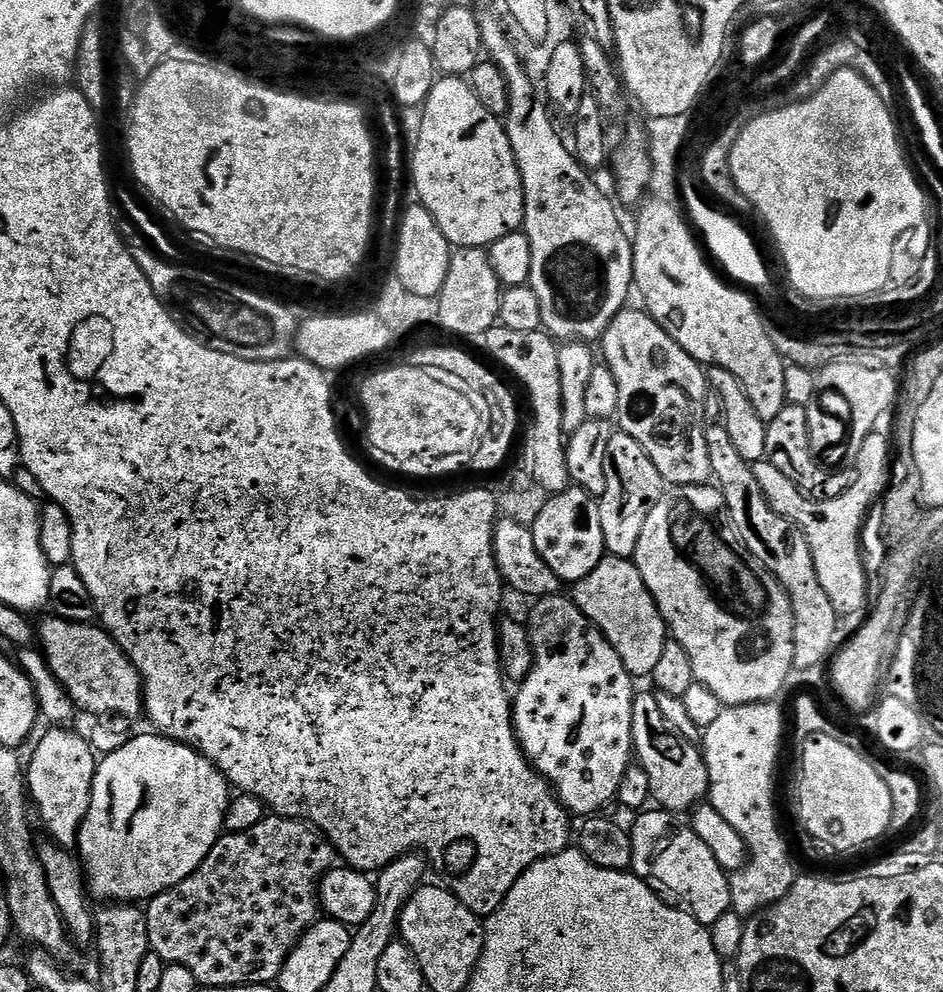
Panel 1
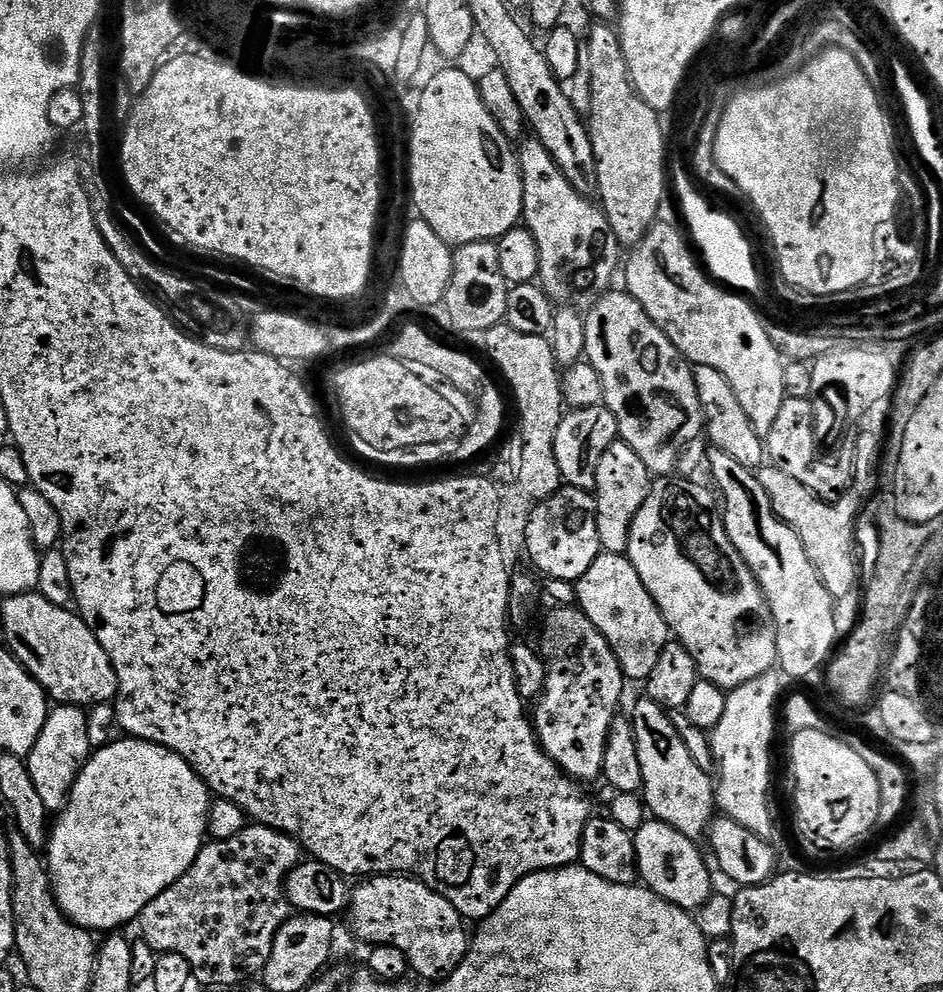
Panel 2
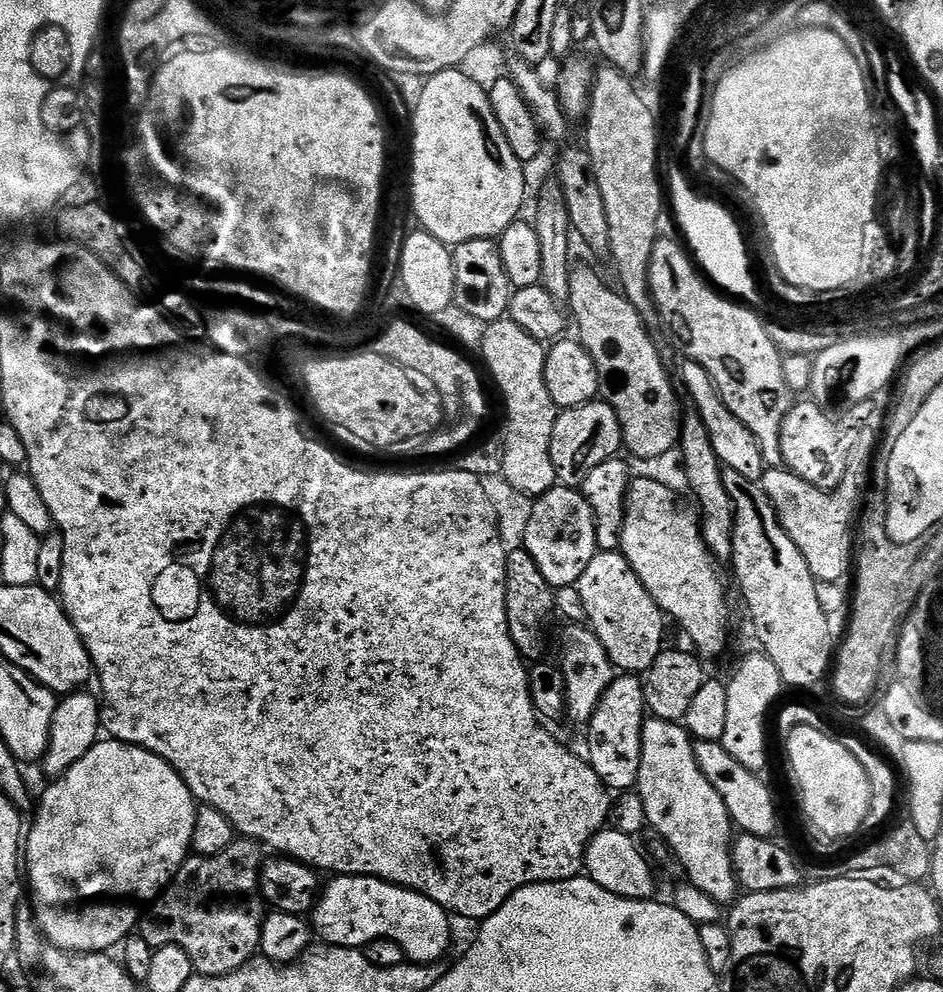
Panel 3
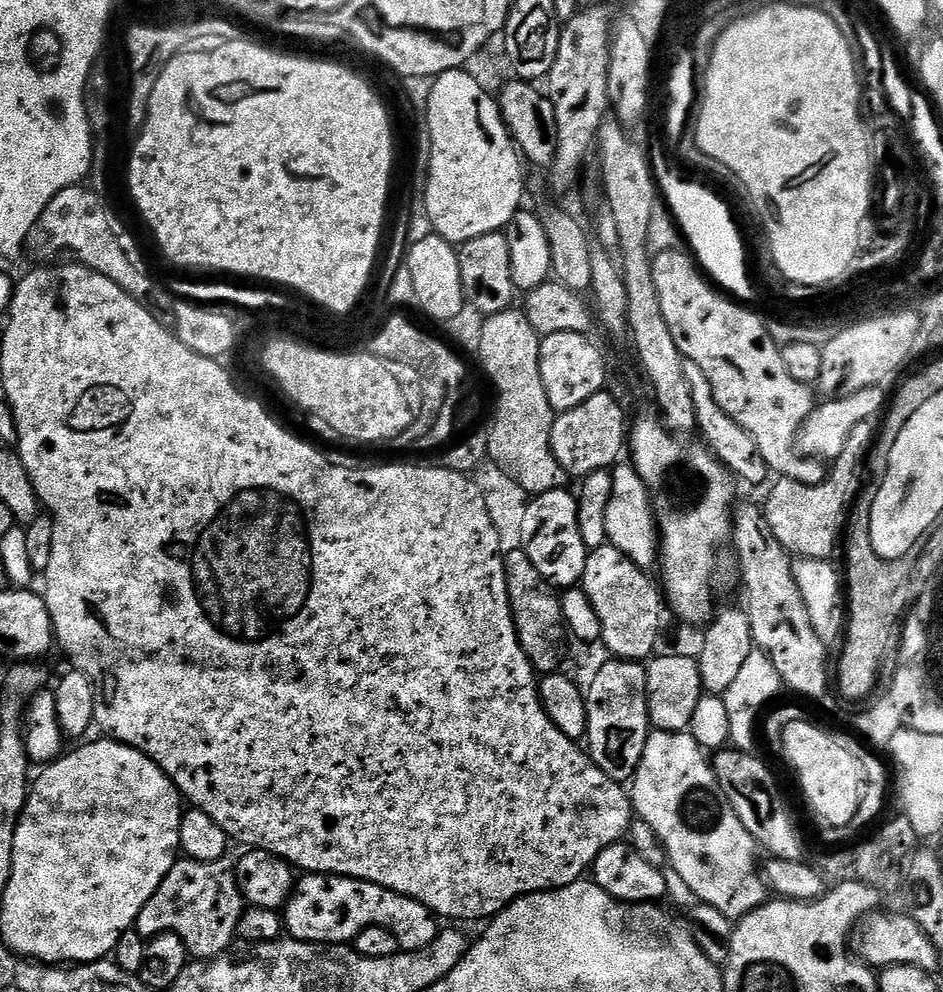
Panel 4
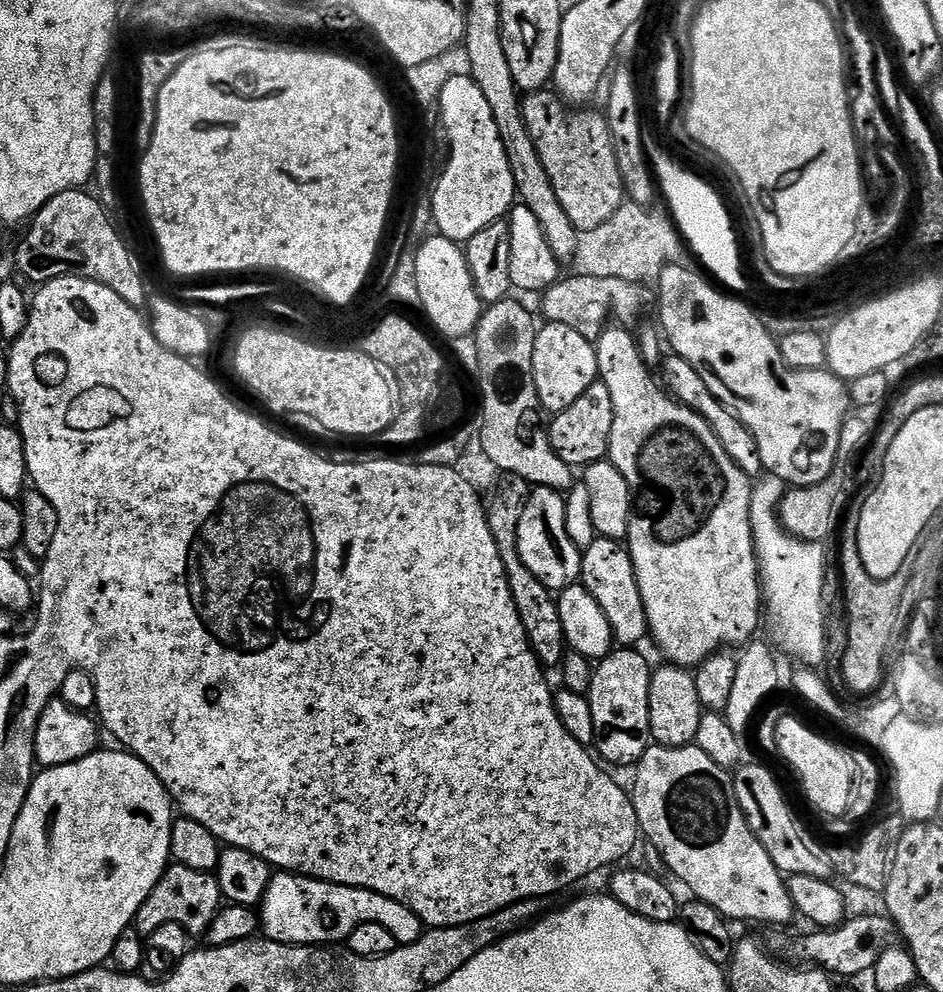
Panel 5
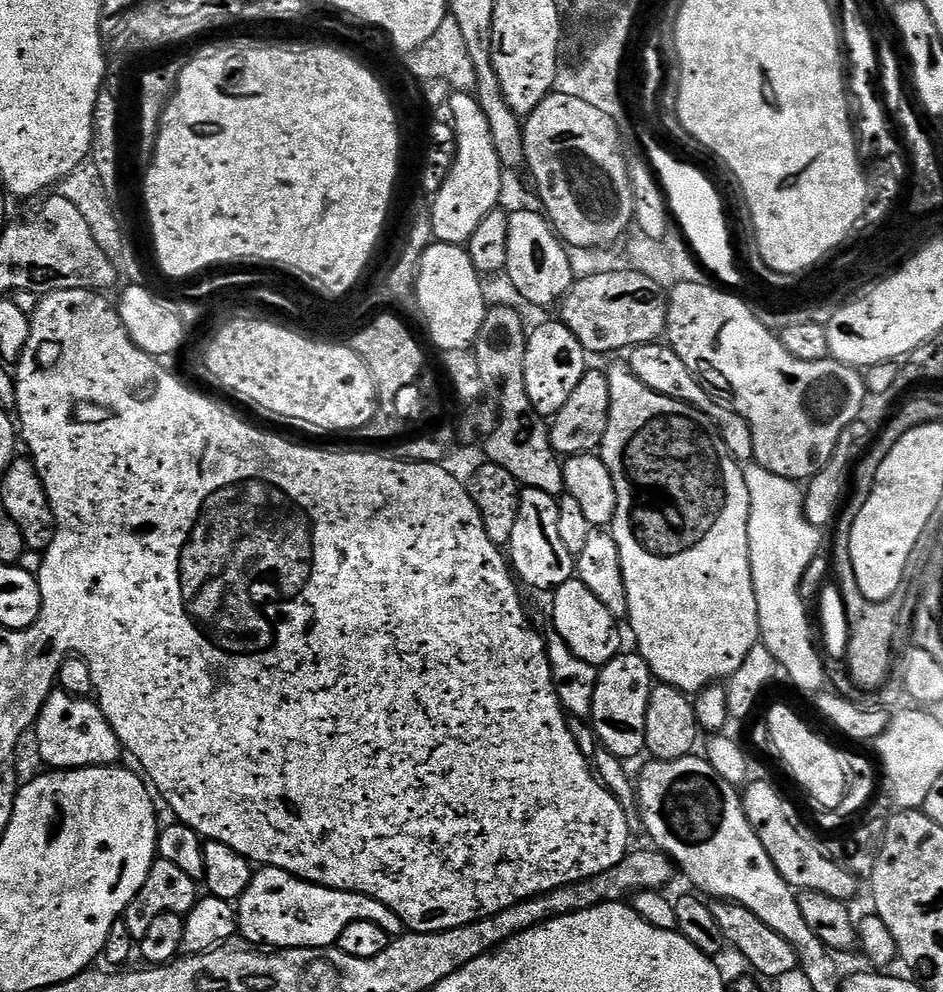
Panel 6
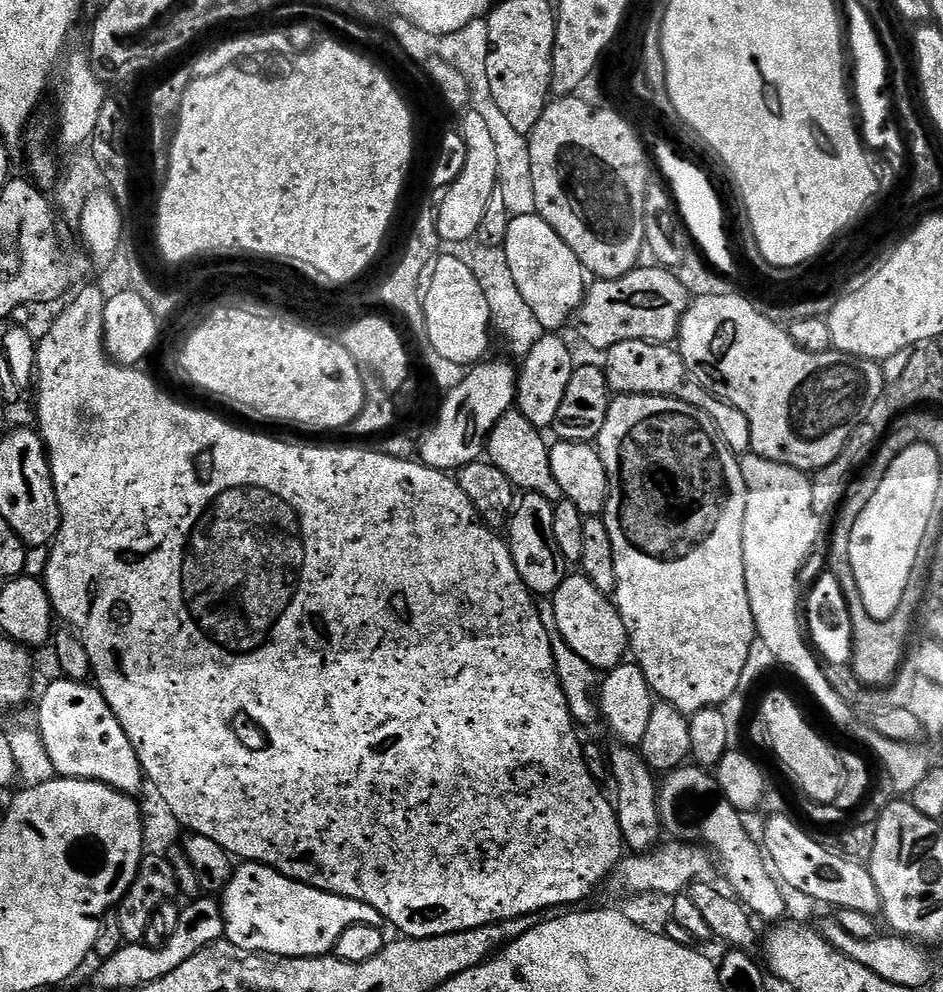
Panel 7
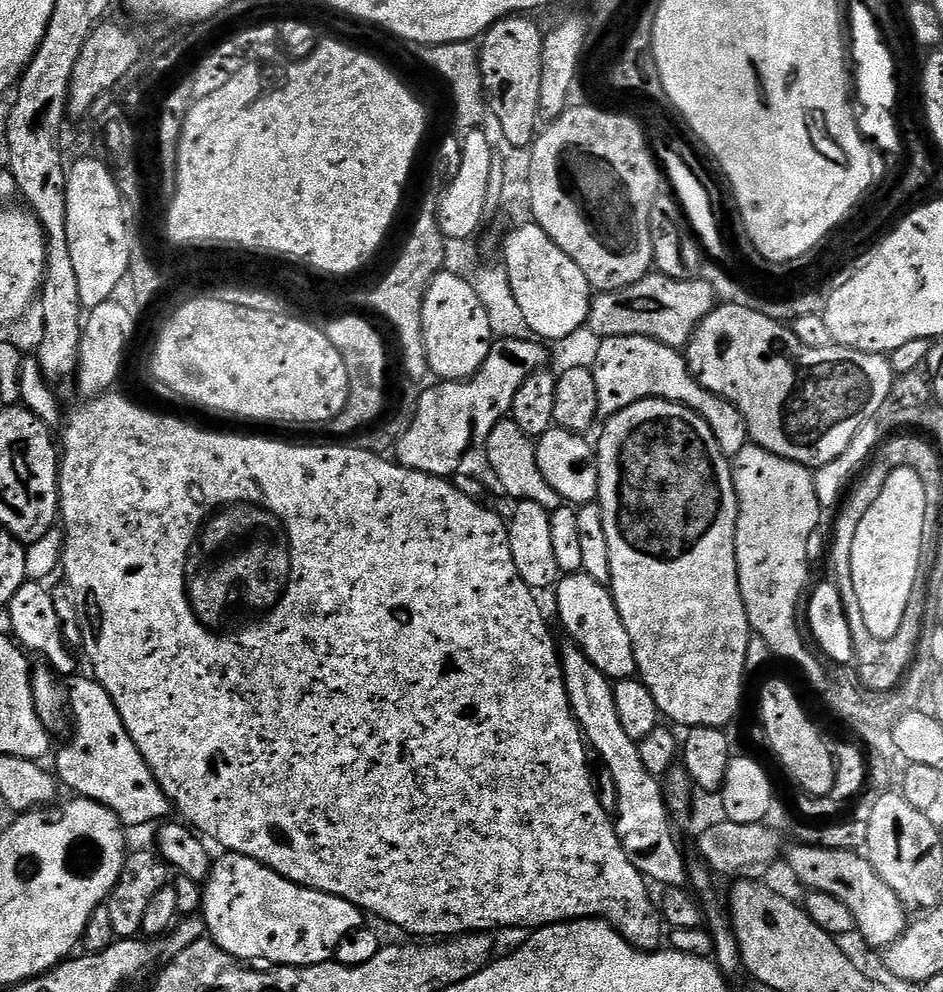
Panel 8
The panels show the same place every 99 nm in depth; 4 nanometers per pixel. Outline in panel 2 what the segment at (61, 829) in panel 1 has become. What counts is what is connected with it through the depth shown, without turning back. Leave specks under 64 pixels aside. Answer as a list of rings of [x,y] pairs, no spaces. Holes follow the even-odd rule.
[[[74,704],[53,707],[42,734],[38,734],[38,742],[34,742],[34,750],[26,757],[30,779],[49,813],[59,814],[66,806],[78,774],[94,751],[87,733],[88,715],[83,707]]]

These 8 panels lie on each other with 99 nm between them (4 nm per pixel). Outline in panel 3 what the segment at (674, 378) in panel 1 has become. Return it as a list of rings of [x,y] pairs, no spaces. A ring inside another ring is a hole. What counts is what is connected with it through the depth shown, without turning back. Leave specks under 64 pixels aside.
[[[576,264],[570,274],[570,290],[567,307],[570,316],[576,319],[578,339],[584,349],[594,358],[594,366],[600,379],[600,396],[618,414],[620,439],[625,449],[629,448],[640,460],[656,460],[675,449],[680,436],[682,407],[676,401],[676,388],[668,377],[668,368],[648,333],[649,325],[640,317],[640,312],[615,287],[612,288],[592,268]]]

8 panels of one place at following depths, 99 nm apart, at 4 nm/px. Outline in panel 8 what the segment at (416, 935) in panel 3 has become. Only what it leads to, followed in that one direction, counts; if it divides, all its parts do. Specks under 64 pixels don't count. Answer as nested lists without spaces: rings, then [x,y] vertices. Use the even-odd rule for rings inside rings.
[[[228,852],[217,859],[212,873],[202,884],[202,915],[207,935],[219,948],[241,962],[263,962],[268,966],[305,968],[311,964],[326,964],[335,957],[338,942],[355,928],[366,924],[365,913],[337,896],[303,888],[300,884],[279,876],[249,856]]]

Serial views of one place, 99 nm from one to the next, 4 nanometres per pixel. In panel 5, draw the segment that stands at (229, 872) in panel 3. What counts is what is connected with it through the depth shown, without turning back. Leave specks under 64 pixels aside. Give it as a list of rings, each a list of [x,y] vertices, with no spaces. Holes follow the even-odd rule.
[[[172,862],[162,874],[158,886],[150,890],[150,898],[142,902],[134,921],[134,927],[142,938],[154,934],[154,930],[158,930],[158,926],[163,924],[182,926],[192,938],[203,937],[214,922],[216,915],[219,914],[221,907],[220,884],[215,875],[202,870],[190,870],[190,866]]]

